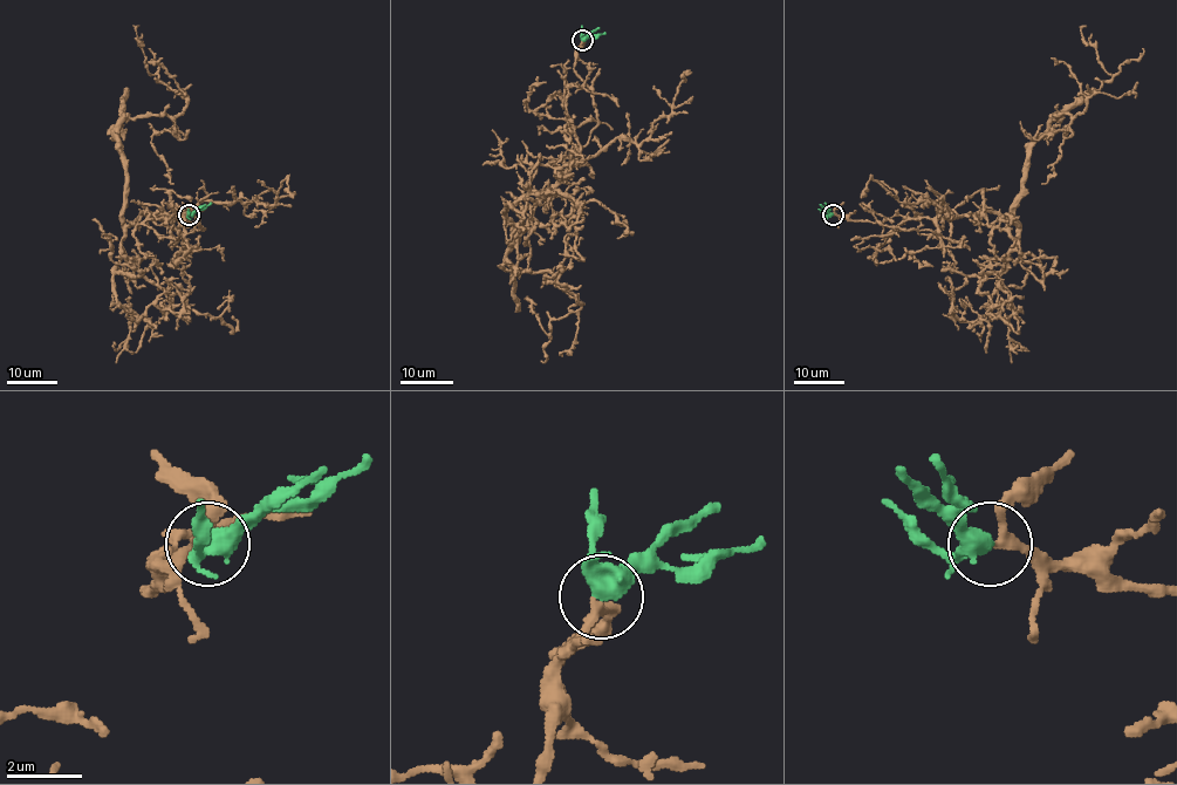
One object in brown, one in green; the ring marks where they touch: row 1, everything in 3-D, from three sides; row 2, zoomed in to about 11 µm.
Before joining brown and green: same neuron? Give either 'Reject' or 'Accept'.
Accept

